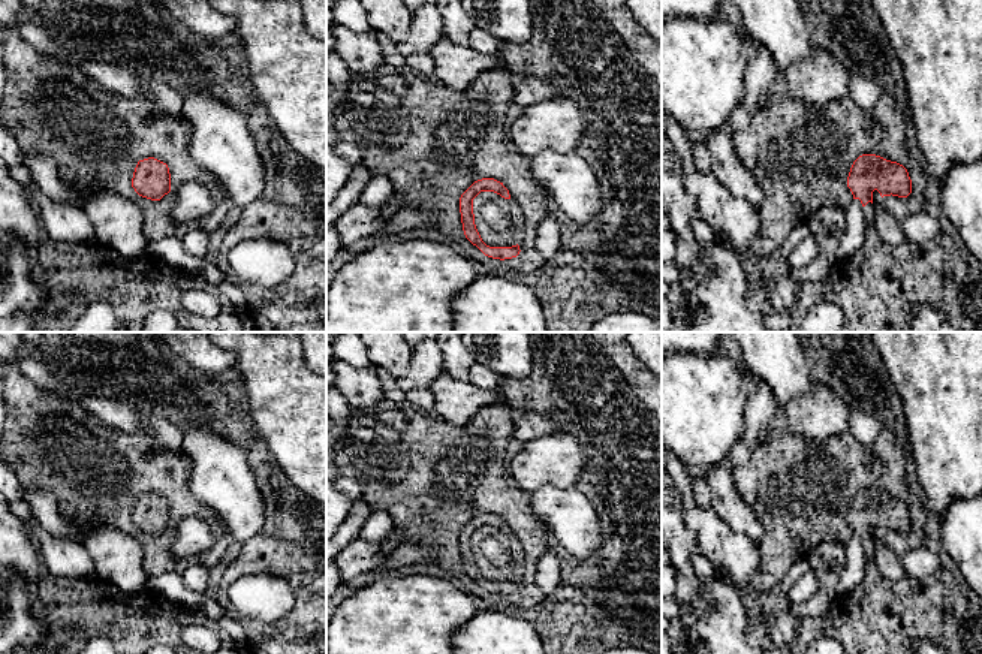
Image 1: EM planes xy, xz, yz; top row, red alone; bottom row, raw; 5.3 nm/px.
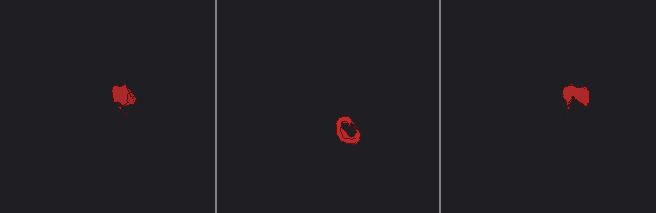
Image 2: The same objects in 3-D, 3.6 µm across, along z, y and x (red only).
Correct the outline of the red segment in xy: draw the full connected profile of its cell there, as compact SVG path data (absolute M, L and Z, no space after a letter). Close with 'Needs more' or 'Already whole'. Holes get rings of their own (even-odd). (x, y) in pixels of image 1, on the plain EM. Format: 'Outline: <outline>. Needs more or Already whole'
Outline: M154 492L139 495L133 507L132 522L142 533L160 536L171 527L168 500Z. Already whole

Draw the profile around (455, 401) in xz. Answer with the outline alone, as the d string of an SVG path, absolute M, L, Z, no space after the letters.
M446 373L436 377L428 389L433 394L437 416L452 425L469 424L485 406L506 403L498 389L490 392Z

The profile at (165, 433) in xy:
M141 413L139 416L142 431L153 437L159 444L165 446L172 452L181 450L183 431L156 413Z

